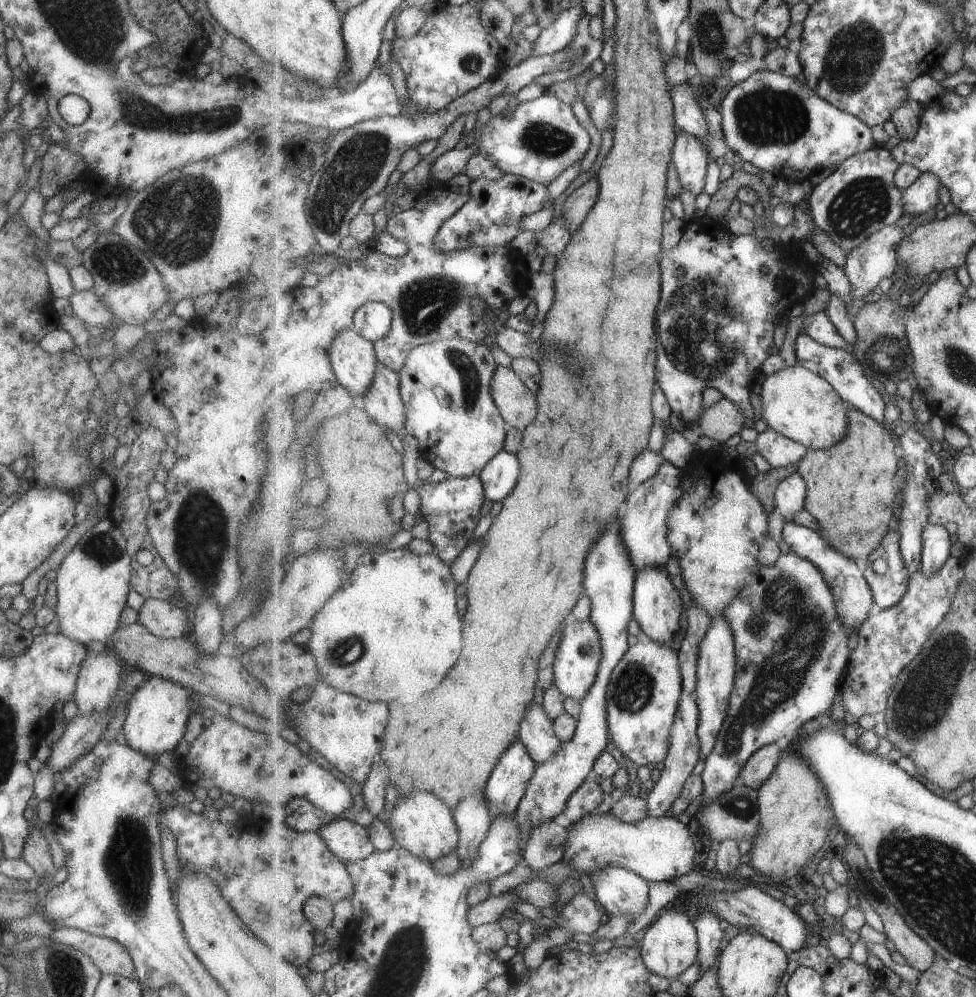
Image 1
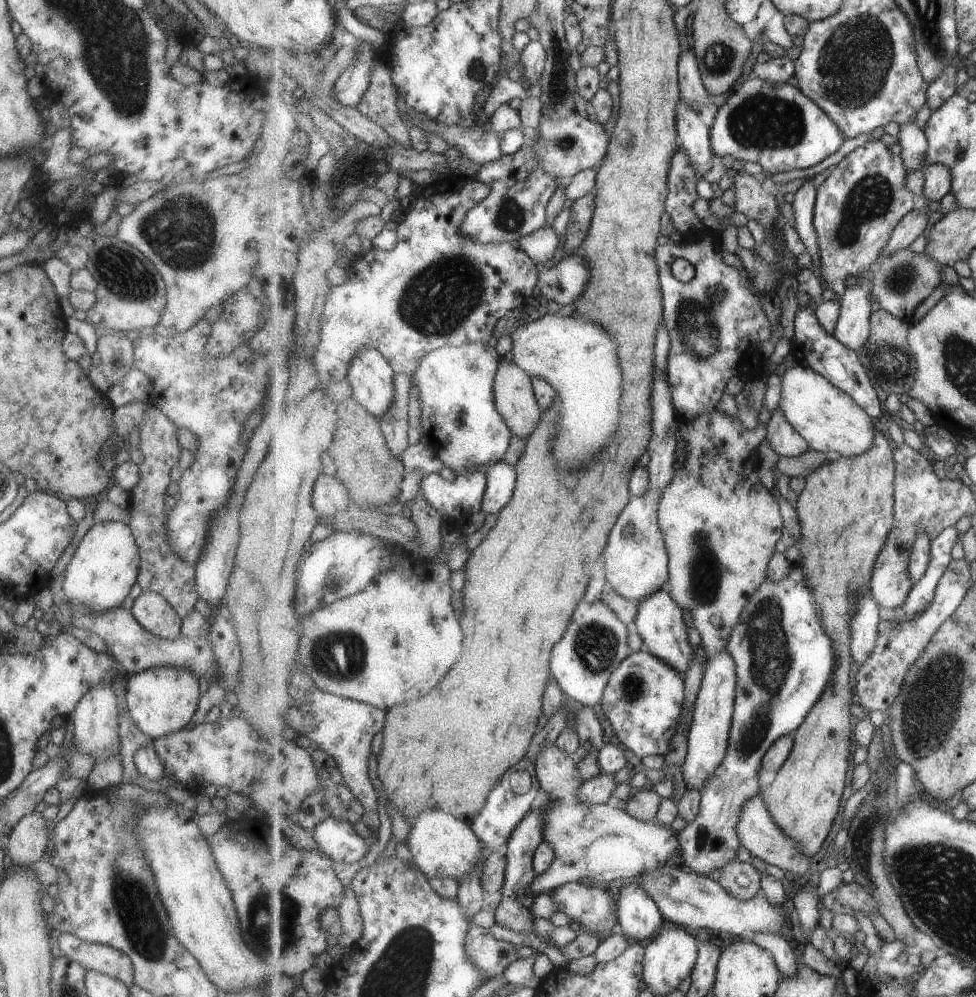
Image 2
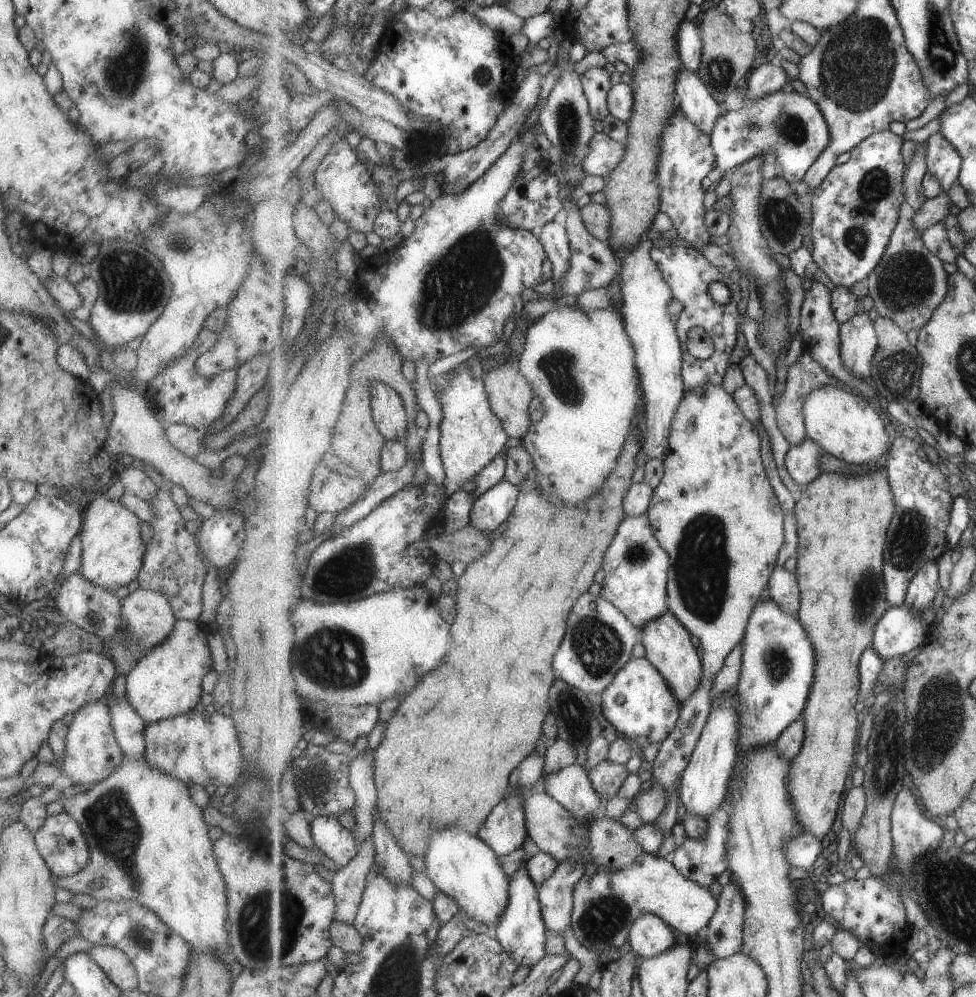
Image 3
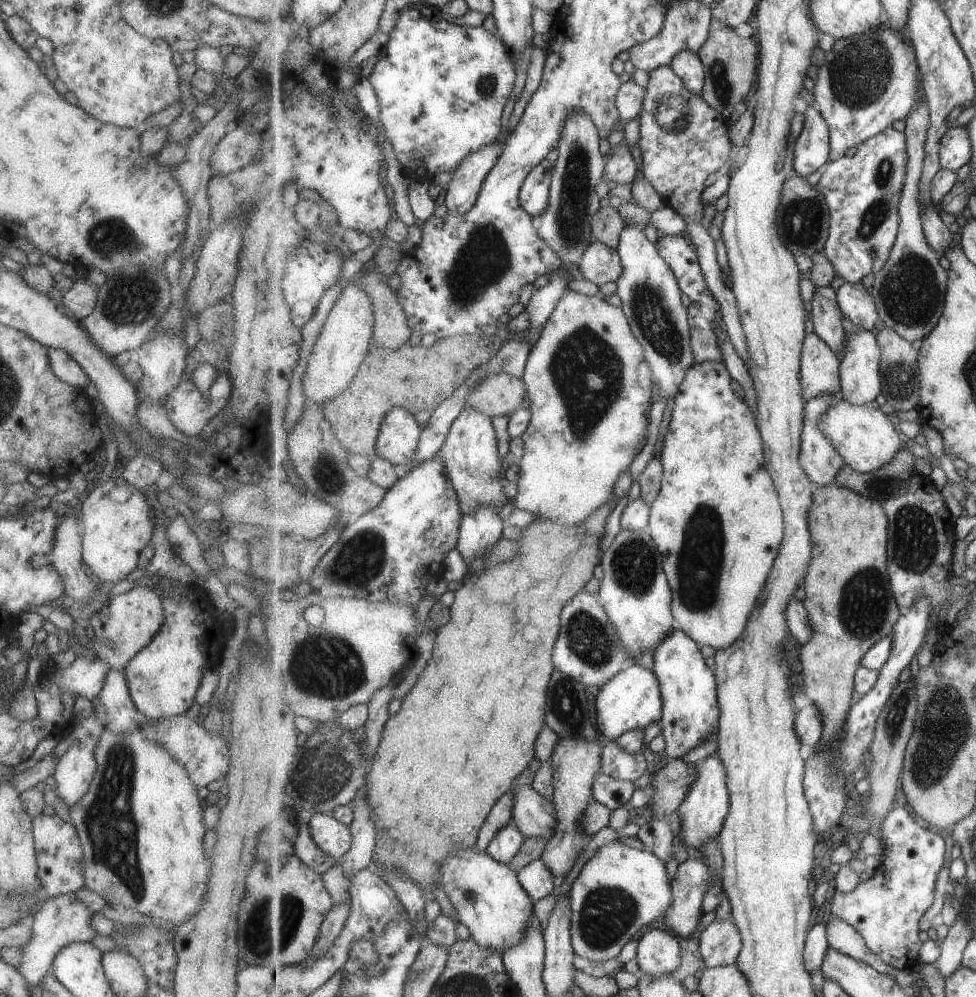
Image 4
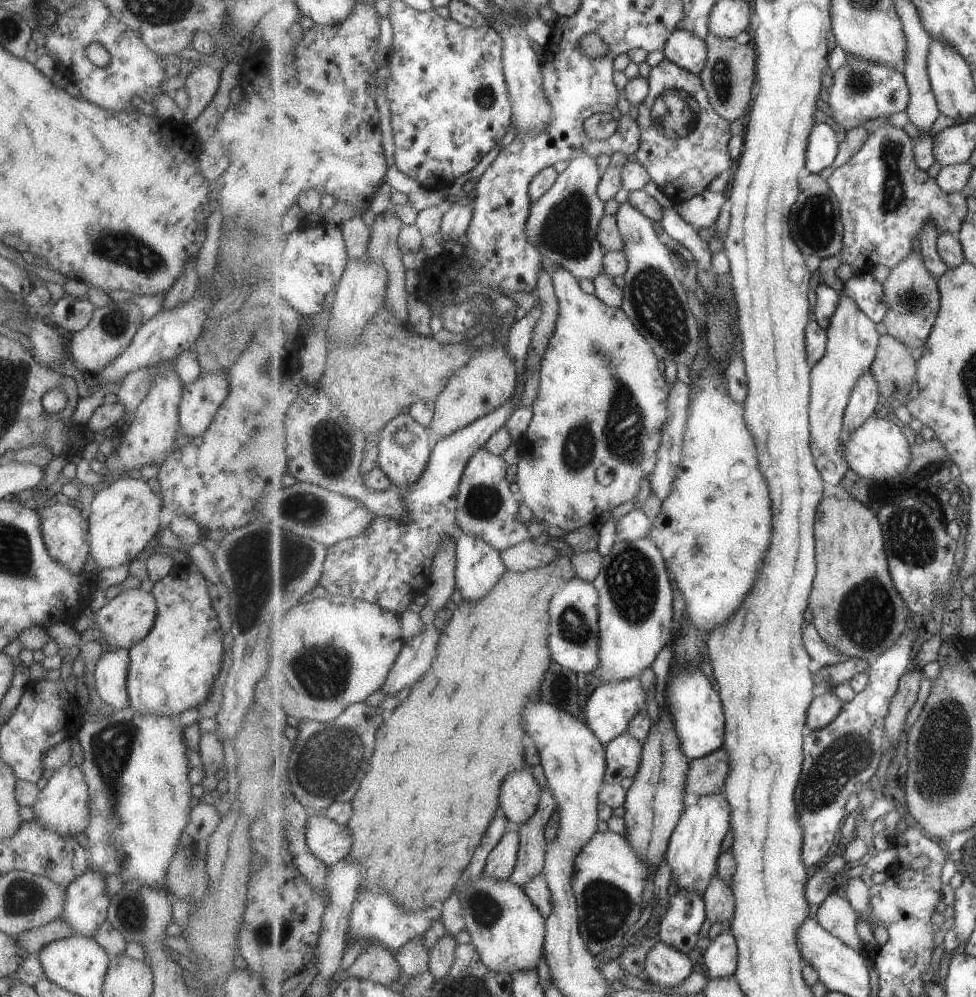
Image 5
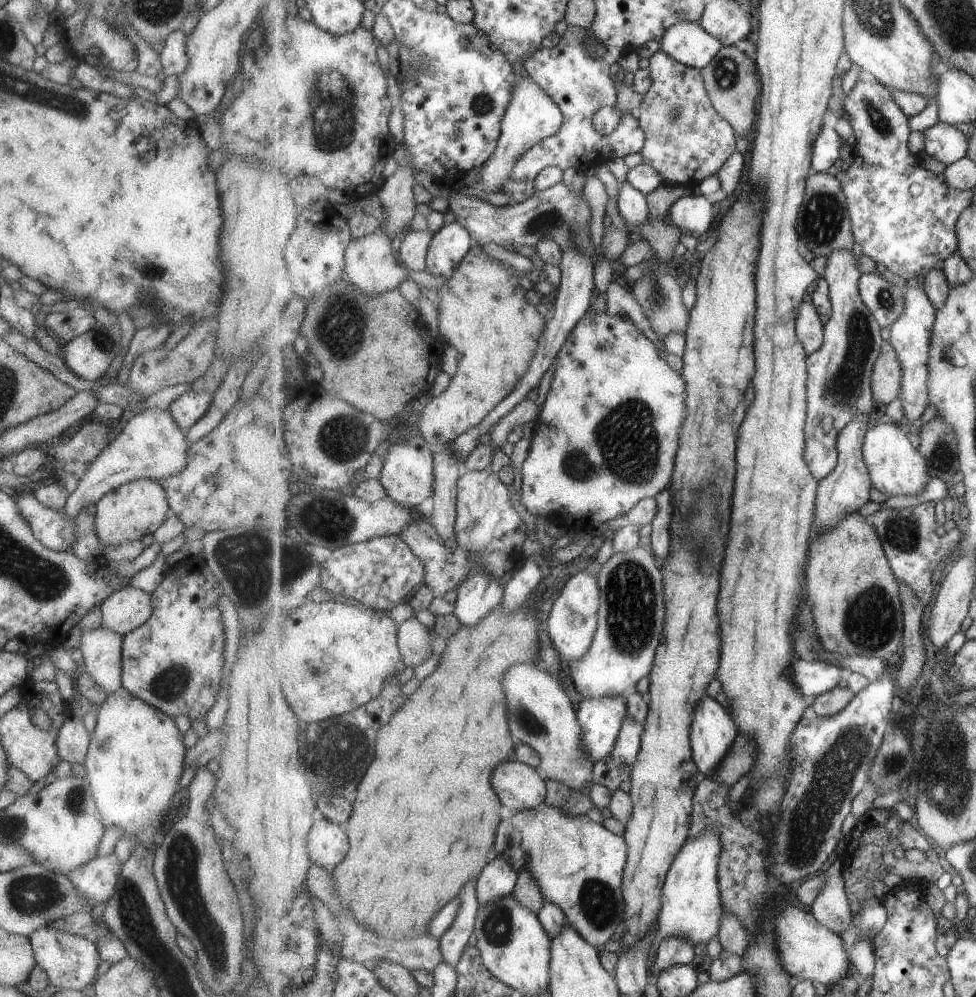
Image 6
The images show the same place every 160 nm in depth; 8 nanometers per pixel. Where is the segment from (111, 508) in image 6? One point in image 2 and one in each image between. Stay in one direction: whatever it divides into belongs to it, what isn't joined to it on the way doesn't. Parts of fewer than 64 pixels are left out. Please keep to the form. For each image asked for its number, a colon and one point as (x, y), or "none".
2: (104, 565)
3: (111, 554)
4: (112, 533)
5: (123, 519)

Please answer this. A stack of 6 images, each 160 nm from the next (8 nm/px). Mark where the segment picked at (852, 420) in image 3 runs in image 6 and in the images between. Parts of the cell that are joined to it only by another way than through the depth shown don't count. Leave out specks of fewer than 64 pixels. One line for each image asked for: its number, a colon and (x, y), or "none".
4: (867, 438)
5: (878, 450)
6: (896, 468)

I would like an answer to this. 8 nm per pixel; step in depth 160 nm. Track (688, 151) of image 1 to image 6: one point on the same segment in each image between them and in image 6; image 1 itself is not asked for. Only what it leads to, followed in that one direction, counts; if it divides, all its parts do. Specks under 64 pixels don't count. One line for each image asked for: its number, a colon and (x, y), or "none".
2: (695, 136)
3: (695, 100)
4: (687, 63)
5: (686, 49)
6: (688, 42)

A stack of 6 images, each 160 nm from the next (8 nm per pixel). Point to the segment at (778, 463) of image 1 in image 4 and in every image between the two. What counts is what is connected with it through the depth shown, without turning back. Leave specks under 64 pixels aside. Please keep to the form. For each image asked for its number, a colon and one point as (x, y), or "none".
2: (784, 439)
3: (806, 374)
4: (820, 372)

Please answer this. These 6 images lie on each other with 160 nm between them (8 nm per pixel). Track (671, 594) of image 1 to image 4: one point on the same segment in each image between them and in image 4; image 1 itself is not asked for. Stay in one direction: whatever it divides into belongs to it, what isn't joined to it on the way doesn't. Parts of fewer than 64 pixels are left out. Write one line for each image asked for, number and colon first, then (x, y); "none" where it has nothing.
2: (659, 621)
3: (669, 645)
4: (691, 712)

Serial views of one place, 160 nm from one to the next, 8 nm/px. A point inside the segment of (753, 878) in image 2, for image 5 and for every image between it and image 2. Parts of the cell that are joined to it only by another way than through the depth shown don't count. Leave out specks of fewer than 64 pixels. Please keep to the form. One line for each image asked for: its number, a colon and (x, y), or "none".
3: (724, 934)
4: (721, 942)
5: (721, 957)

